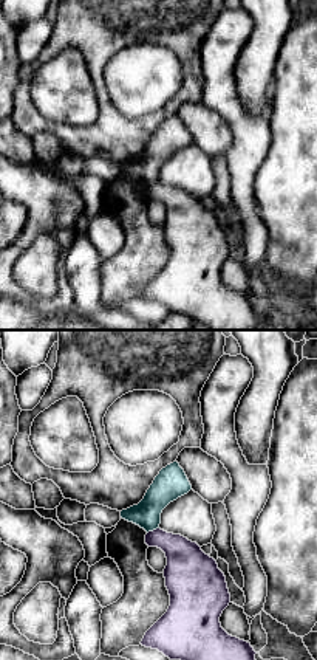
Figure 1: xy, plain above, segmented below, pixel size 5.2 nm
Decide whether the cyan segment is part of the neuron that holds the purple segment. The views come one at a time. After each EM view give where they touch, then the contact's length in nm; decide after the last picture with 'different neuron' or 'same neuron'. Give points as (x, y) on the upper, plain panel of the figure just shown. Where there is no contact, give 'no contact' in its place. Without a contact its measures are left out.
(153, 183) | 70 nm

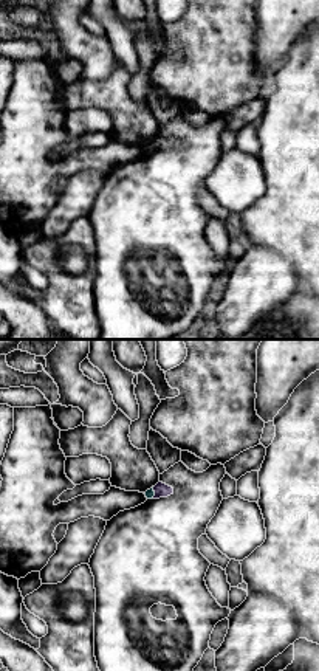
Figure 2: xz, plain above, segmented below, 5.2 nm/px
(155, 146) | 60 nm

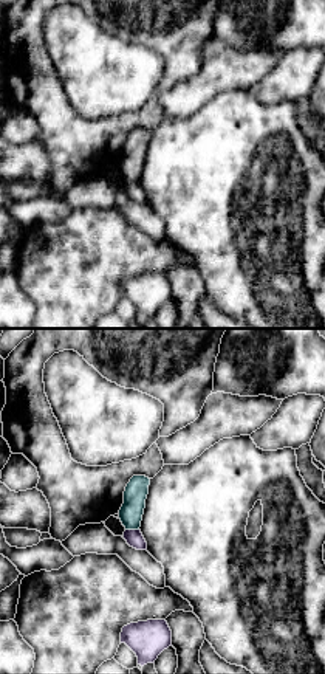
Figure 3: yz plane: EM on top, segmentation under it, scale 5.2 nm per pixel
(132, 183) | 70 nm

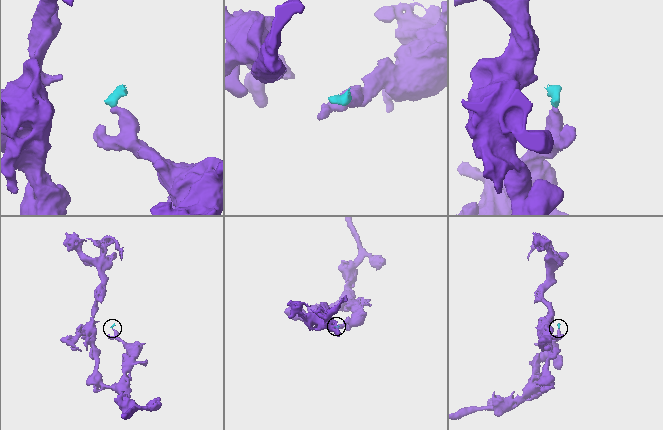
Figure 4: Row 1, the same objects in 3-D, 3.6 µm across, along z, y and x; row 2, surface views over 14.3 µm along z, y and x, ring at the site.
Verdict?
different neuron

